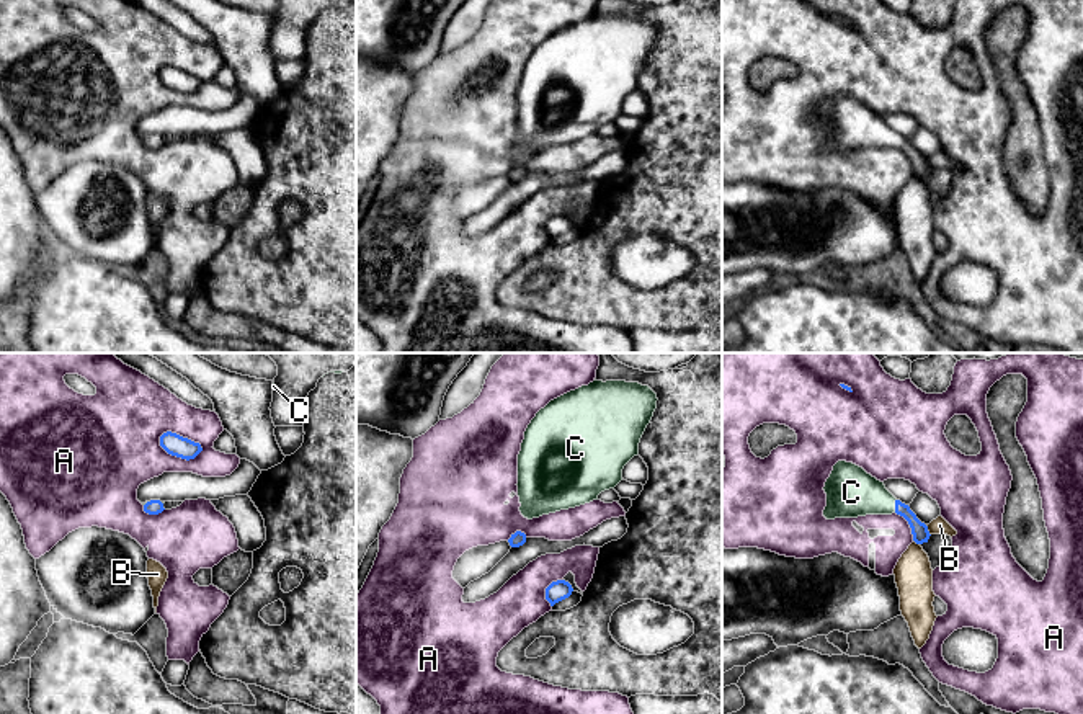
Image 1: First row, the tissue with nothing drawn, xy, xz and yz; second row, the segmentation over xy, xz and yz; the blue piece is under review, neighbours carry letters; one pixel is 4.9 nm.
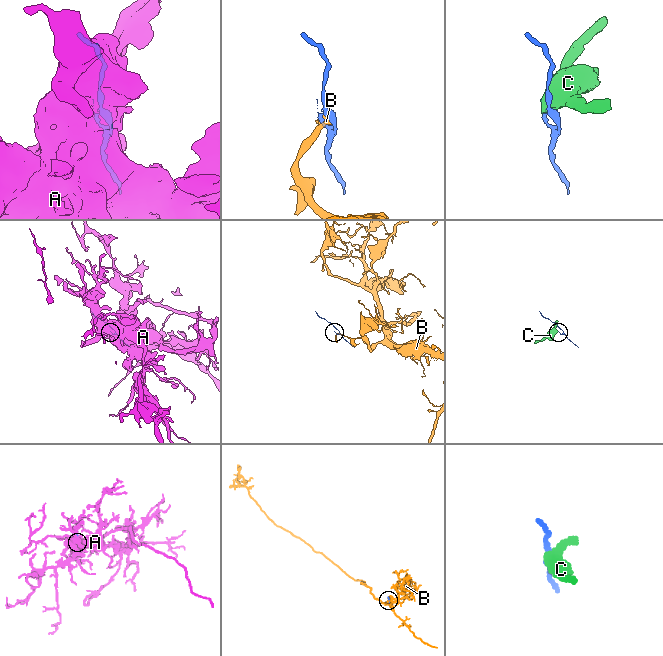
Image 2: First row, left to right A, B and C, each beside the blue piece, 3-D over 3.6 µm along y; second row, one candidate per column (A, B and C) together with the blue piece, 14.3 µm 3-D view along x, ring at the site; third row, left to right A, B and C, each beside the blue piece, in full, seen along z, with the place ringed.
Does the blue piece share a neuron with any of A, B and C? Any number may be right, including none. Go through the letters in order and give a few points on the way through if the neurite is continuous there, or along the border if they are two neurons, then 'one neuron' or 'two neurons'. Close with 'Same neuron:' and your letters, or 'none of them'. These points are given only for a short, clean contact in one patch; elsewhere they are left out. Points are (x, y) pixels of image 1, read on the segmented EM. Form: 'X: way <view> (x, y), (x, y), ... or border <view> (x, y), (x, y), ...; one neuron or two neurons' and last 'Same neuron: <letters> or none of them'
A: two neurons
B: border yz (925, 525), (930, 535); two neurons
C: way yz (920, 531), (895, 505), (851, 492); one neuron
Same neuron: C

